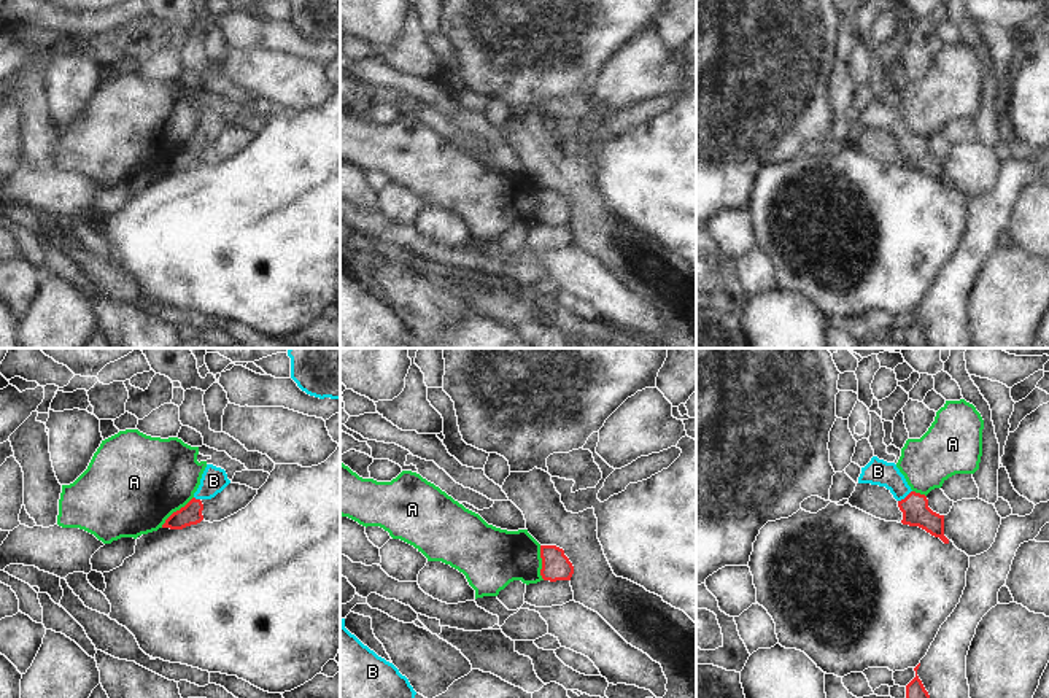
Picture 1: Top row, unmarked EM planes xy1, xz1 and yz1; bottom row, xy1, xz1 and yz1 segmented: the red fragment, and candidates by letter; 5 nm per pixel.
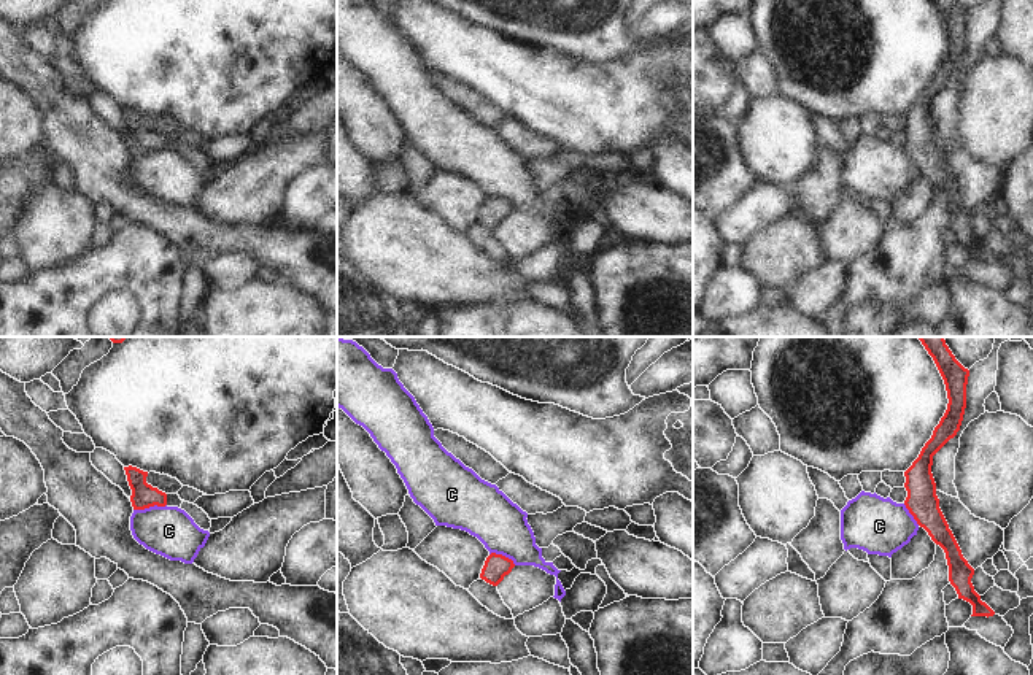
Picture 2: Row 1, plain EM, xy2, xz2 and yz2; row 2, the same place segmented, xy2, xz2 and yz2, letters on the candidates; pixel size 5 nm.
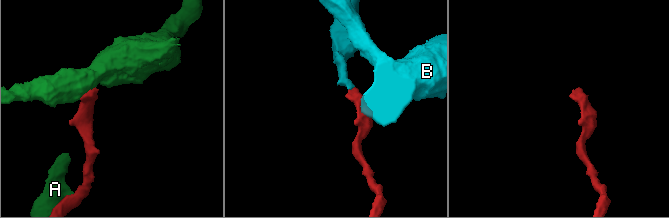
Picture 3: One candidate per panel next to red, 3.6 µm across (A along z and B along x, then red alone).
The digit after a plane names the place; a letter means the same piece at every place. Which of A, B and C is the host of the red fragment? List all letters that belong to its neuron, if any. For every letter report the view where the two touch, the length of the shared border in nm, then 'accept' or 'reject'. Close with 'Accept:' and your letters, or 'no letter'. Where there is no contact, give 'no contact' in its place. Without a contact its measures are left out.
A: contact in xy1; length 220 nm; reject
B: contact in yz1; length 90 nm; accept
C: contact in xy2; length 170 nm; reject
Accept: B

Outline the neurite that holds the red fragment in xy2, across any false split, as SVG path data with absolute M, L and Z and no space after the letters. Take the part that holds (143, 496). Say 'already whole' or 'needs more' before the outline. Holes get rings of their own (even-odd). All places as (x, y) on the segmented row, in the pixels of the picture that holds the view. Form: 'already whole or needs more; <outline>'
already whole; M124 467L129 486L132 489L130 502L133 510L145 510L149 507L165 507L167 494L146 483L148 472L137 467Z

